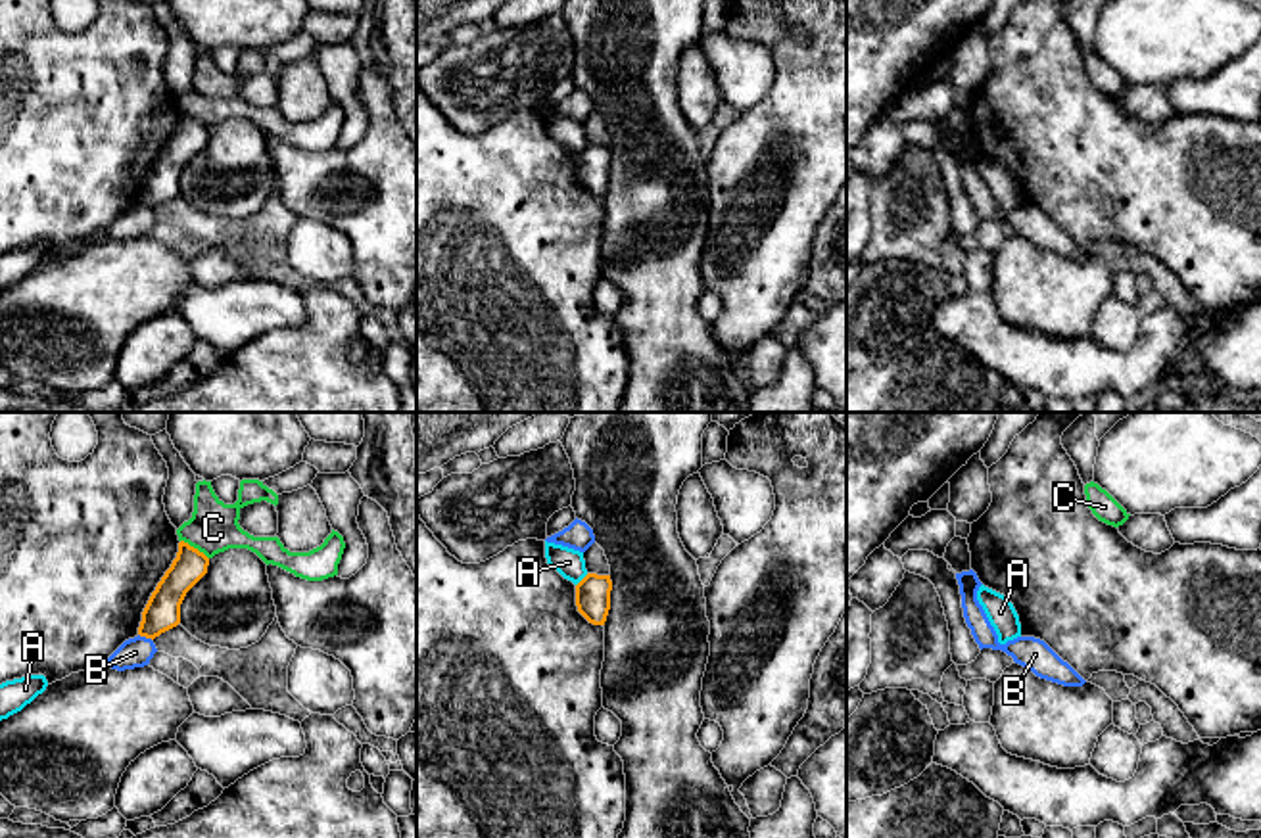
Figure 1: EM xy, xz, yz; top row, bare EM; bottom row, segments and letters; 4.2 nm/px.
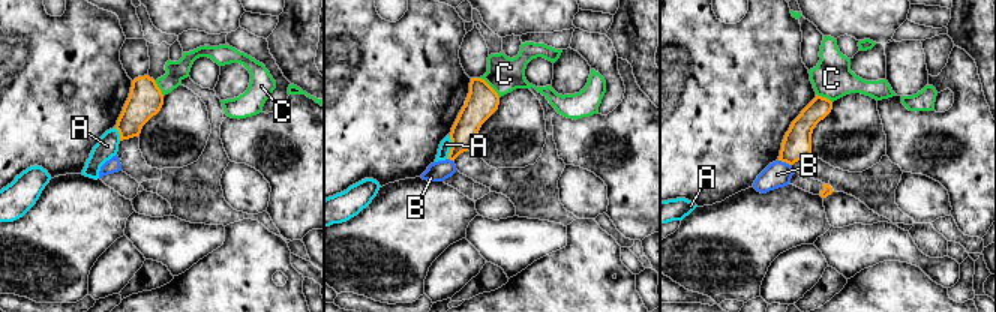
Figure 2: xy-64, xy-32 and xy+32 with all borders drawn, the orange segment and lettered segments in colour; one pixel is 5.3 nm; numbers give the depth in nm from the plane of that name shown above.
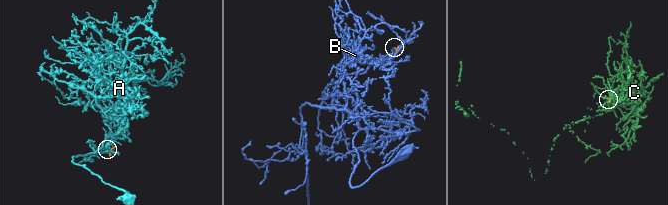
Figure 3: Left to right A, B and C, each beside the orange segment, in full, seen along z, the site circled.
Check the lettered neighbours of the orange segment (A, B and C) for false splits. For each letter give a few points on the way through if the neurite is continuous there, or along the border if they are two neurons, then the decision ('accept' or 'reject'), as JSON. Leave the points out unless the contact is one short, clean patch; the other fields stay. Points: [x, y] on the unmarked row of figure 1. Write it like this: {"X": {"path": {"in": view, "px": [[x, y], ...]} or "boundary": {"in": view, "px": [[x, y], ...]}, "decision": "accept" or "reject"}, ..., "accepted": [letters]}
{"A": {"boundary": {"in": "xz", "px": [[588, 144], [576, 156]]}, "decision": "reject"}, "B": {"decision": "reject"}, "C": {"boundary": {"in": "xy", "px": [[181, 110], [208, 129]]}, "decision": "reject"}, "accepted": []}

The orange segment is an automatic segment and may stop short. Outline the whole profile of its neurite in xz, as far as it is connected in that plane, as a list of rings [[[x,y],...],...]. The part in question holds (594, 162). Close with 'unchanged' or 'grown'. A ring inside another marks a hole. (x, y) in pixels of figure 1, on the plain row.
[[[587,144],[576,155],[578,182],[593,196],[605,196],[610,180],[610,146]]] | unchanged

